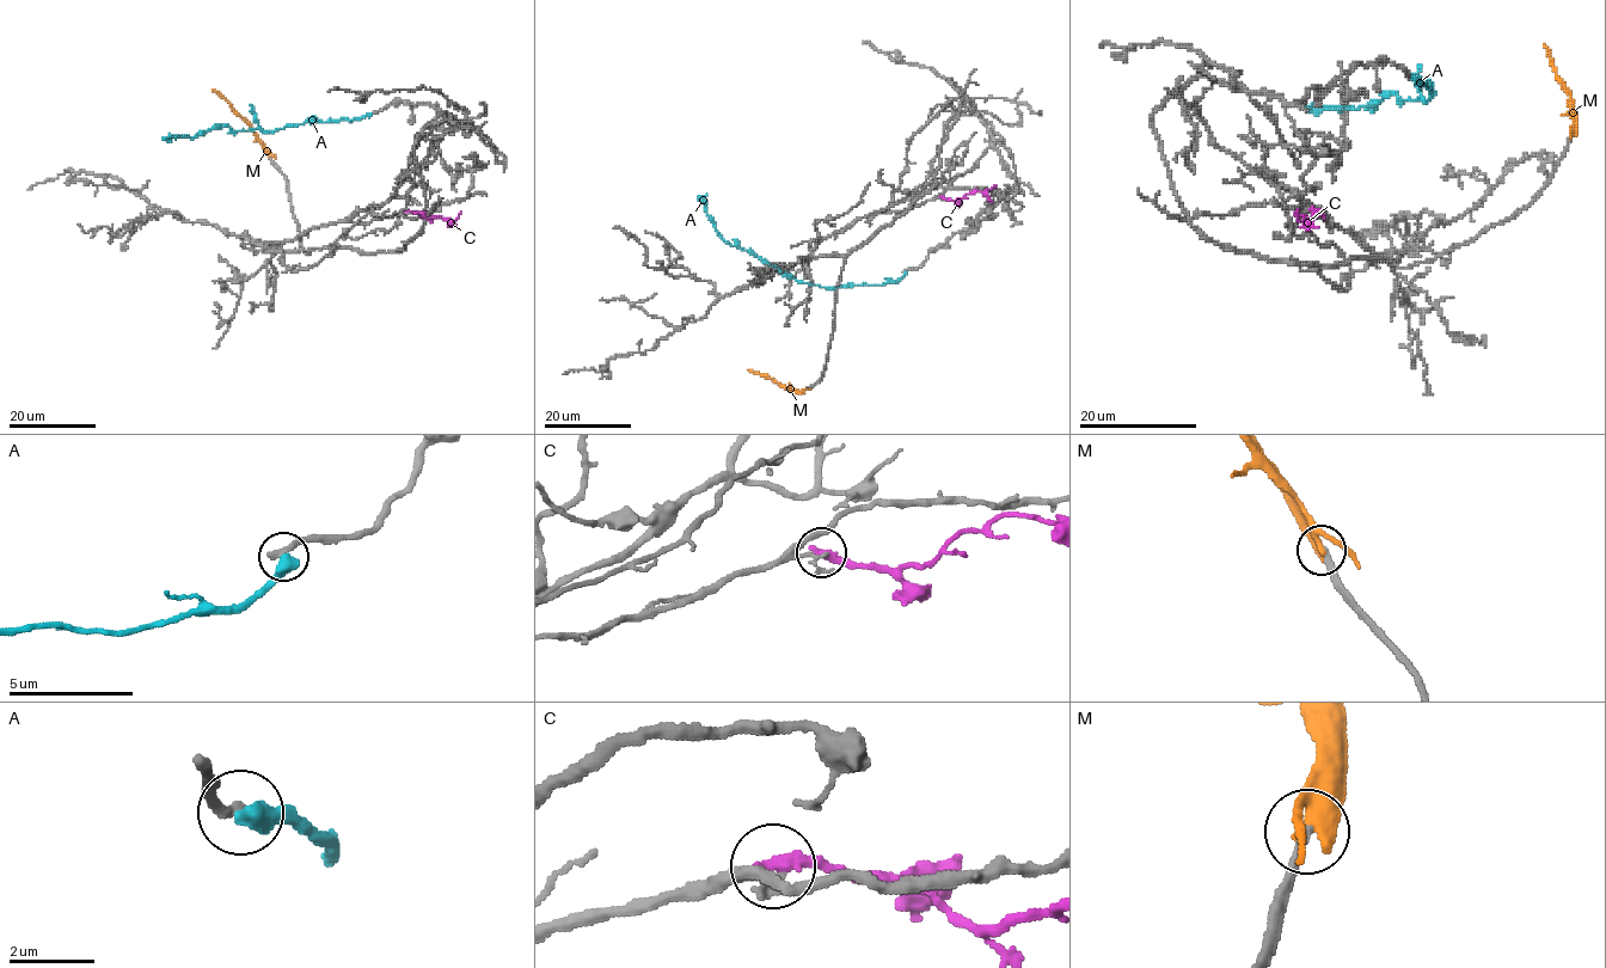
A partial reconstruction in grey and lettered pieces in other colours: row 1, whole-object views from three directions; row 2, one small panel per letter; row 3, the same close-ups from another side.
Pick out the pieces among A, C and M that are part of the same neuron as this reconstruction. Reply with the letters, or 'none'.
none

